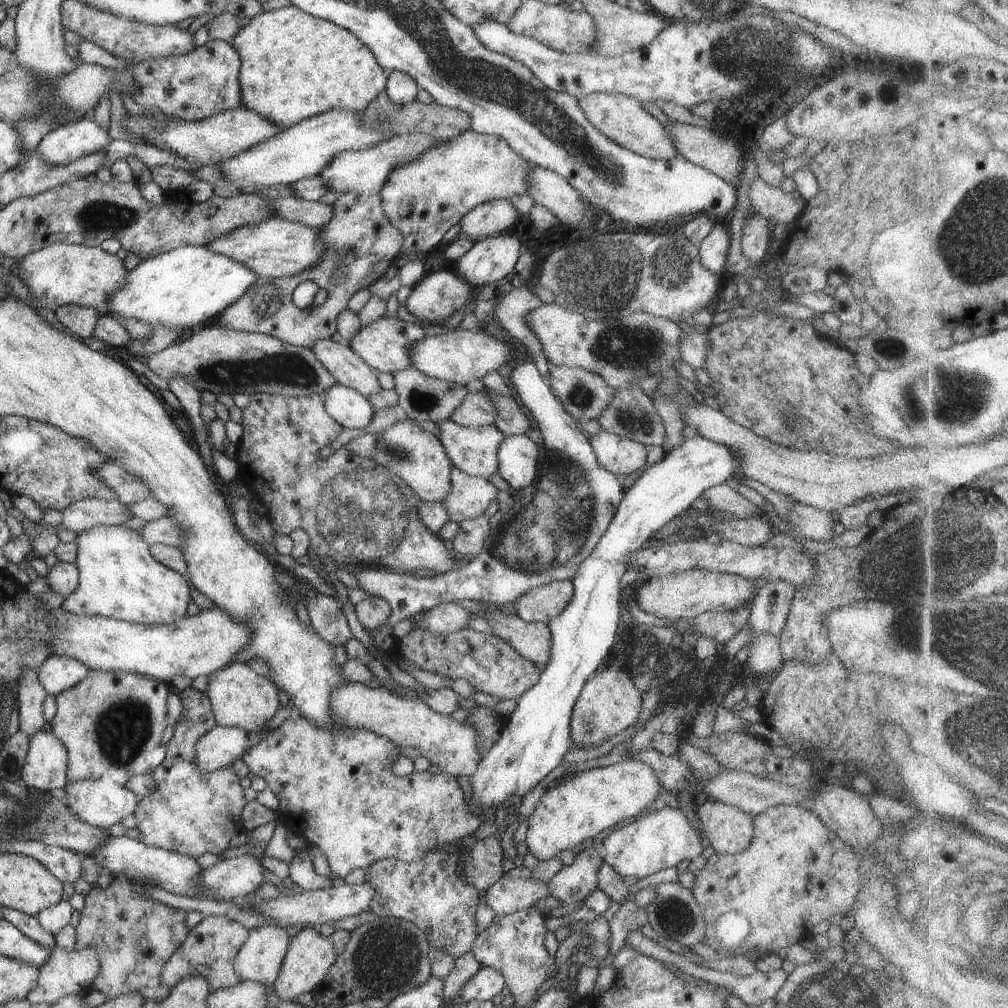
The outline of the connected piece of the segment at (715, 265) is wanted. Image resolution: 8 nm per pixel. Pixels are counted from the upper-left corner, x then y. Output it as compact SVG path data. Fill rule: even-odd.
M728 221L715 222L711 232L700 242L699 257L704 268L720 276L725 268L726 255L730 246Z

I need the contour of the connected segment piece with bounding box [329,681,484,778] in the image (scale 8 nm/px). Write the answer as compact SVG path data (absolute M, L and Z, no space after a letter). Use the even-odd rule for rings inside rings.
M346 681L340 683L335 691L329 696L331 699L331 712L336 721L343 723L351 729L366 729L375 732L377 735L383 736L391 740L396 746L418 748L422 756L429 758L431 764L437 764L442 773L448 776L472 776L476 773L477 764L482 758L481 745L482 739L479 738L479 732L472 728L472 725L466 725L464 722L456 722L452 720L450 715L443 715L434 712L420 698L417 700L407 700L398 697L395 693L390 693L384 687L369 687L364 683Z

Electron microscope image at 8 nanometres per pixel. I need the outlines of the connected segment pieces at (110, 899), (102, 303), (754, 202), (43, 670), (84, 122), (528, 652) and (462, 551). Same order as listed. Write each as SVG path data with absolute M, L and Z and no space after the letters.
M114 875L113 880L106 888L91 885L91 890L85 895L85 905L80 911L80 921L75 927L77 939L75 948L96 947L99 956L100 970L92 983L91 989L99 990L114 998L127 992L139 992L145 1000L161 1001L168 996L169 988L161 983L162 968L171 954L184 942L189 929L186 927L188 912L180 910L163 902L157 901L149 895L154 886L150 881L139 881L128 878L126 875Z
M54 243L44 248L35 250L28 255L24 255L19 264L19 278L25 282L28 287L30 296L33 298L33 304L36 309L49 308L56 310L62 305L78 305L81 307L95 308L100 316L108 314L107 298L114 292L125 285L127 279L126 266L124 260L116 255L98 247L85 247L84 245L75 245L68 243Z
M761 177L753 180L748 196L750 210L763 216L772 228L780 223L790 225L806 204L804 197L793 197L780 187L769 186Z
M50 655L40 665L37 675L47 694L57 695L84 680L89 670L90 668L77 658Z
M89 115L49 132L38 143L36 151L44 161L55 167L104 149L110 141L108 131L100 128Z
M492 604L481 616L488 621L492 634L509 642L524 658L535 665L546 665L550 660L551 632L546 623L528 622Z
M482 513L476 518L460 523L460 529L448 544L458 555L473 558L478 556L491 532L488 517Z

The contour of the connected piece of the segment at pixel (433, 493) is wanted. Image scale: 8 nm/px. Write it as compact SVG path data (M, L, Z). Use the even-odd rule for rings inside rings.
M412 419L399 420L376 434L376 446L370 457L374 462L385 466L391 473L402 478L423 501L442 502L446 498L451 489L451 470L454 466L447 455L445 446L436 435L422 429Z

